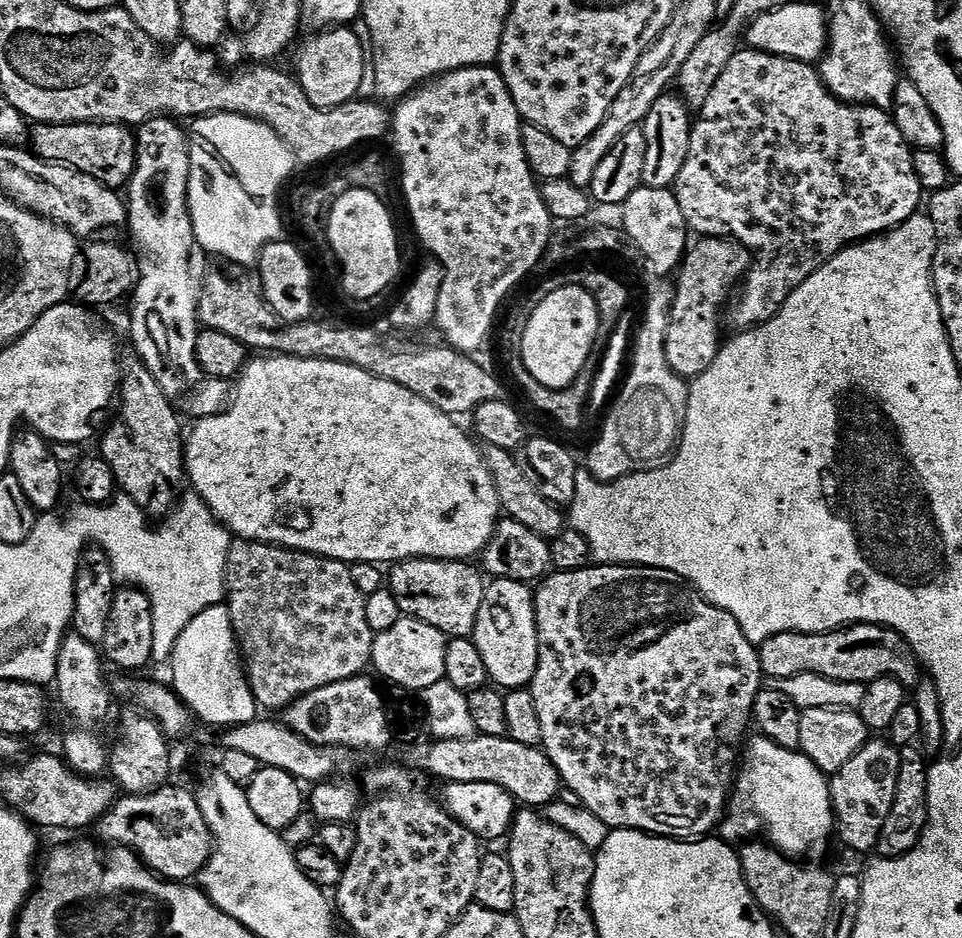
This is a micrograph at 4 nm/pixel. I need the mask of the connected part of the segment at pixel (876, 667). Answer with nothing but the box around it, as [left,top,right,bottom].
[758,624,922,690]

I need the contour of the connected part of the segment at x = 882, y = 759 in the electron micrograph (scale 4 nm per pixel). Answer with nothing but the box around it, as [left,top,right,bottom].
[831,738,900,852]

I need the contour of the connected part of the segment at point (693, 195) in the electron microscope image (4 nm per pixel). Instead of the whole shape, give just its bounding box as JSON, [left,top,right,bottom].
[674,47,926,330]

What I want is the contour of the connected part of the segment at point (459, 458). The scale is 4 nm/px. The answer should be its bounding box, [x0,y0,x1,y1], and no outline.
[184,354,502,566]

